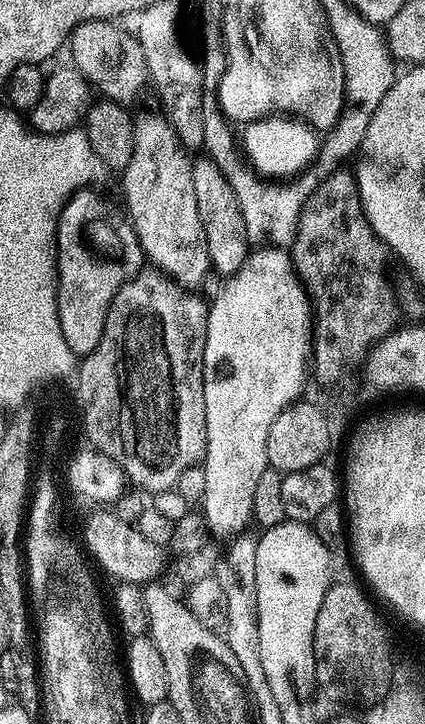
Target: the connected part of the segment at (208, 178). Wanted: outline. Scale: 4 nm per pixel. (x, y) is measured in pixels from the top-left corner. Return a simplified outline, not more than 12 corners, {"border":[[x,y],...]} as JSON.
{"border":[[207,158],[192,165],[213,273],[233,276],[249,254],[242,206]]}

